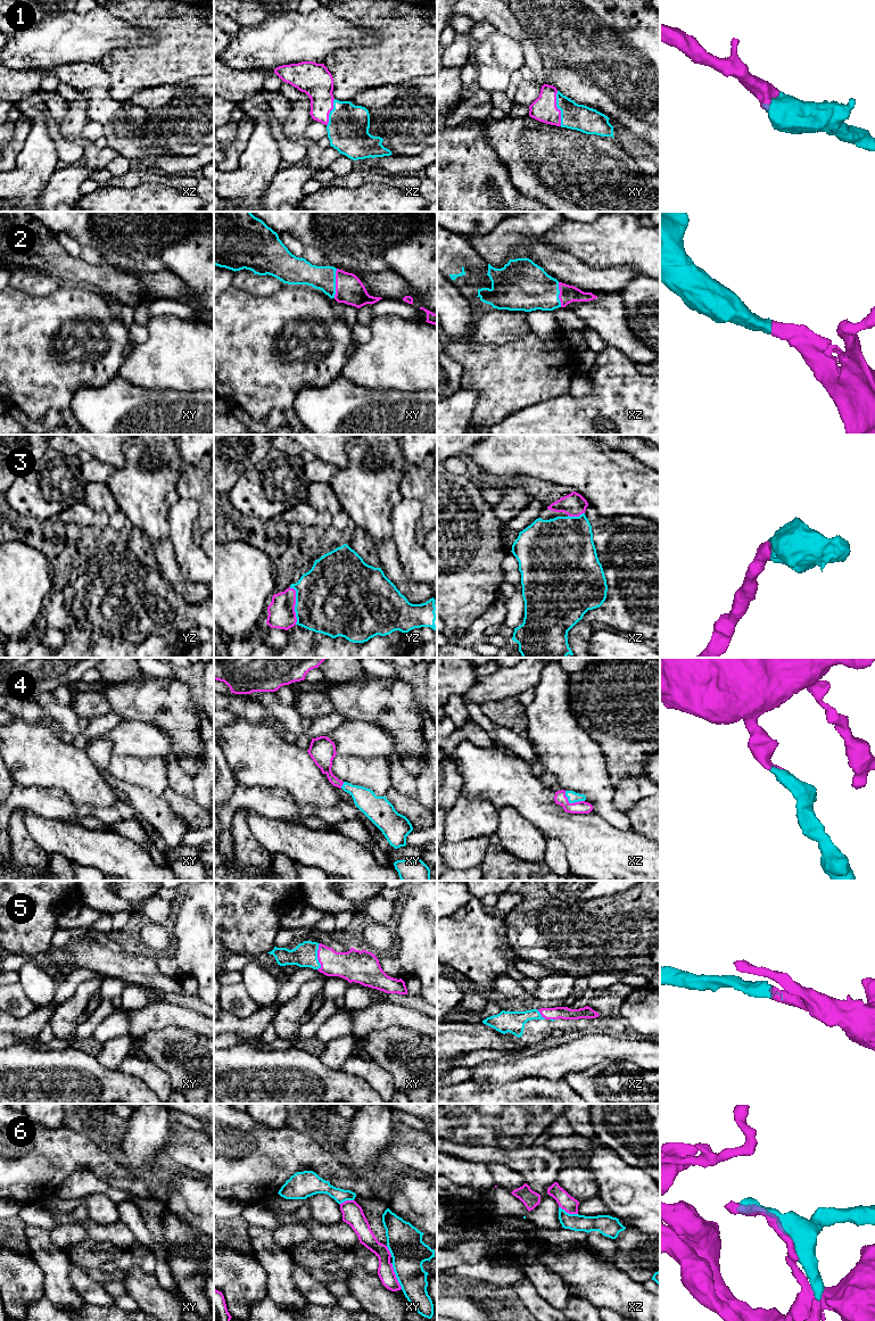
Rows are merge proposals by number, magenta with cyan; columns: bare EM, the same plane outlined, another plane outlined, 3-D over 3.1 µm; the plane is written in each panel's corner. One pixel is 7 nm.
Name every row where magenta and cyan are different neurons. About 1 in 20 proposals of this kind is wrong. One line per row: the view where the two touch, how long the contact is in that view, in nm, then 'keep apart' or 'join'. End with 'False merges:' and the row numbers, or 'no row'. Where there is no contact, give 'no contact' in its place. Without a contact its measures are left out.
1: contact in xy; length 260 nm; join
2: contact in xy; length 200 nm; join
3: contact in yz; length 260 nm; join
4: contact in xz; length 160 nm; join
5: contact in xy; length 190 nm; join
6: contact in xy; length 200 nm; join
False merges: no row

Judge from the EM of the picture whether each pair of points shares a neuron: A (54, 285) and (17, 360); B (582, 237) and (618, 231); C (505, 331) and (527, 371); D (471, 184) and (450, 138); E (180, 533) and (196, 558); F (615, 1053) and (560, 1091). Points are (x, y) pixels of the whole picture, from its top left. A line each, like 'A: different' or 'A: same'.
A: different
B: same
C: different
D: same
E: same
F: different

